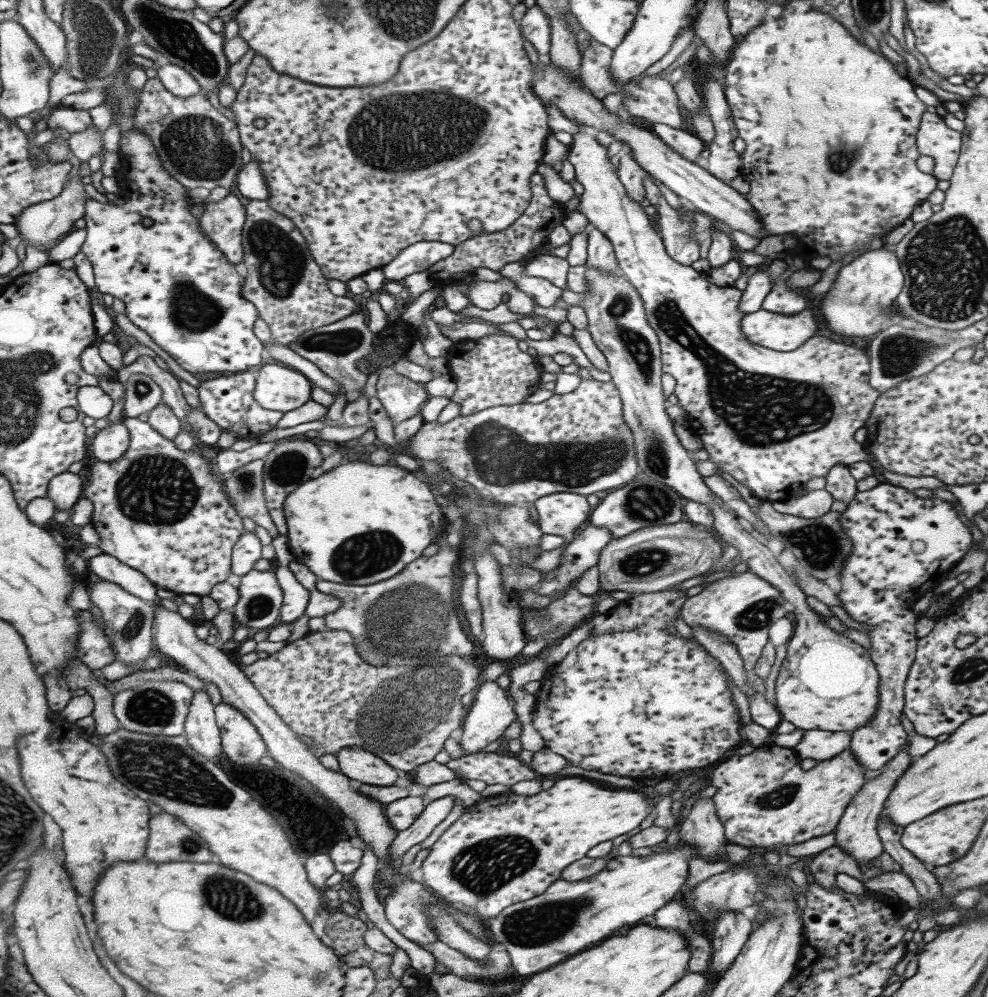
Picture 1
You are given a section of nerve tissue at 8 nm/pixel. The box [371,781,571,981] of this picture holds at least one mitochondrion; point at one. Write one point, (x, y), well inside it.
(483, 867)

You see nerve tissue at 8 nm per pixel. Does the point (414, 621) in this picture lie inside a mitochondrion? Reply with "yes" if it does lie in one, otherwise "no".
yes

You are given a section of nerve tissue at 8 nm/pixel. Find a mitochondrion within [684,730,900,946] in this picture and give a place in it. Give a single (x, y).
(781, 796)

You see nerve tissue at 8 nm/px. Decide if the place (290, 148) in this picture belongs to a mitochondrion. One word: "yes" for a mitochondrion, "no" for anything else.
no

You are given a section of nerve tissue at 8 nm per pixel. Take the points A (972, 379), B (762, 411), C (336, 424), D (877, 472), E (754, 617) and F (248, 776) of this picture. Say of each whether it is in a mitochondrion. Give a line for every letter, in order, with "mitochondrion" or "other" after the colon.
A: other
B: mitochondrion
C: other
D: other
E: mitochondrion
F: mitochondrion

